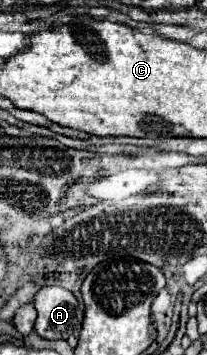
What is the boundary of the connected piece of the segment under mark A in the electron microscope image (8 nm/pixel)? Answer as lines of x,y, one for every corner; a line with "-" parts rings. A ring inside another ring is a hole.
42,287
34,297
38,319
36,333
42,339
68,339
80,333
84,305
64,287

